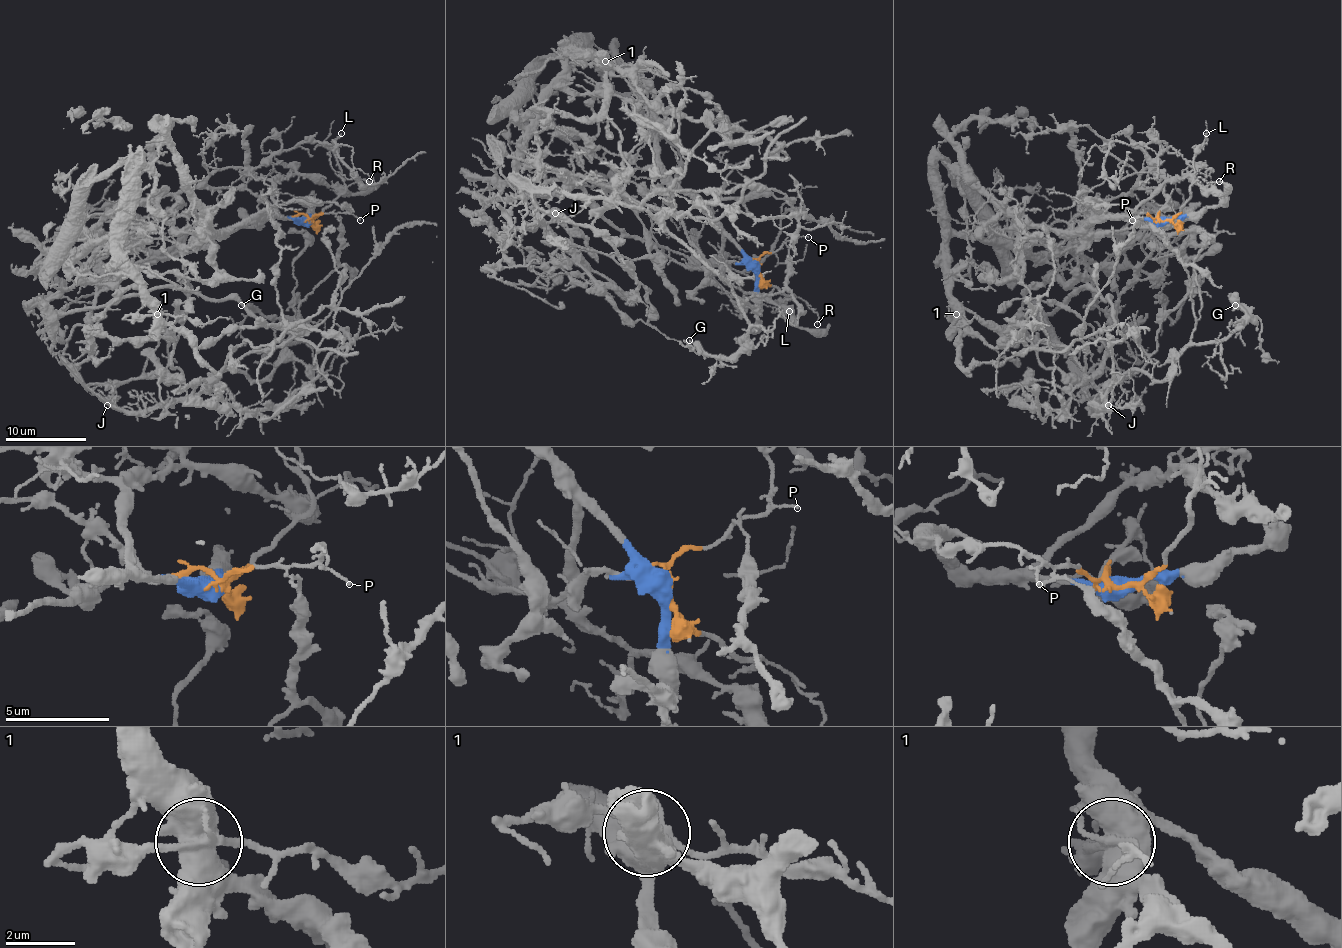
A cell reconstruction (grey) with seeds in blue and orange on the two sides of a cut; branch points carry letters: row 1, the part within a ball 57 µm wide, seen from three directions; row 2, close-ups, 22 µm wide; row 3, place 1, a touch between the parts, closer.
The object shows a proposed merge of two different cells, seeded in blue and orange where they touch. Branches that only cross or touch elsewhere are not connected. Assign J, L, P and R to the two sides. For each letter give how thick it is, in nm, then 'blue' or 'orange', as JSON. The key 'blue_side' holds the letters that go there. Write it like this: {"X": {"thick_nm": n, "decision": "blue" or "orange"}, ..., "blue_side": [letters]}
{"J": {"thick_nm": 50, "decision": "blue"}, "L": {"thick_nm": 180, "decision": "orange"}, "P": {"thick_nm": 110, "decision": "orange"}, "R": {"thick_nm": 130, "decision": "orange"}, "blue_side": ["J"]}

